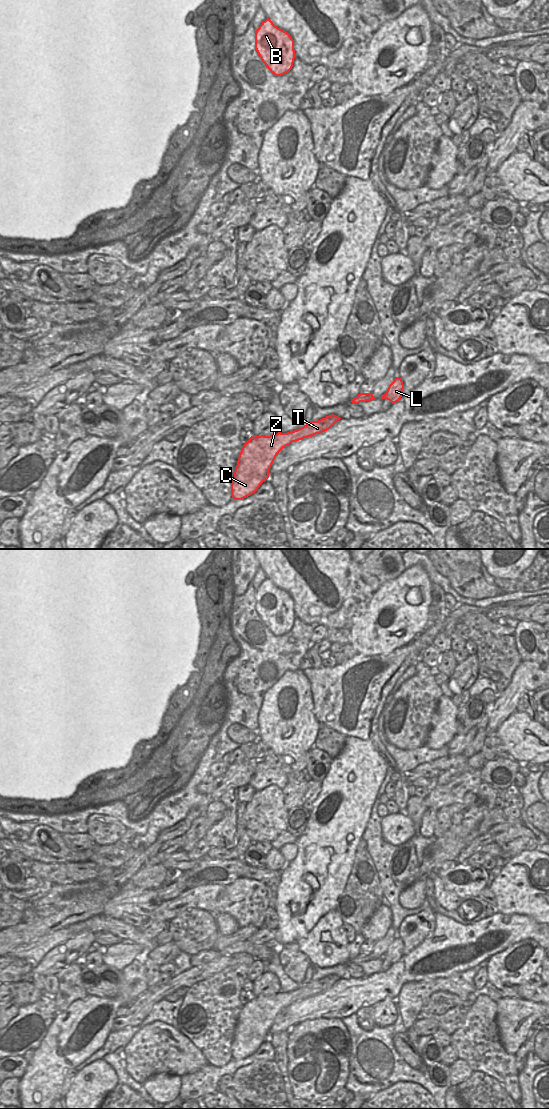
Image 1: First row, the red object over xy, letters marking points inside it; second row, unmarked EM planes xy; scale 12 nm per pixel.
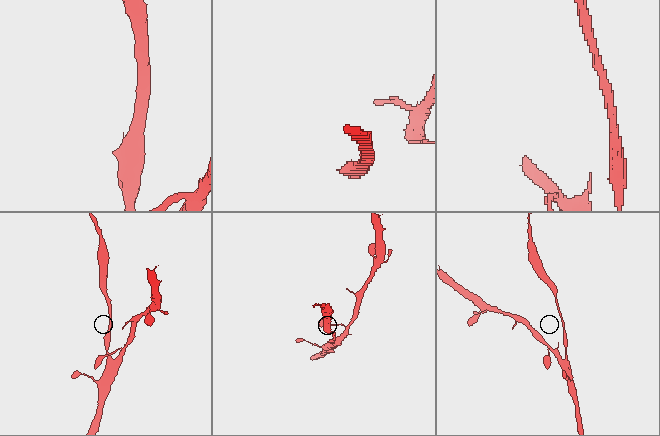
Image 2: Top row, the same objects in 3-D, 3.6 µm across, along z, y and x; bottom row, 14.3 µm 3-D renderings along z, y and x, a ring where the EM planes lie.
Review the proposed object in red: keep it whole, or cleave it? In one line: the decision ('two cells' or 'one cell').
one cell

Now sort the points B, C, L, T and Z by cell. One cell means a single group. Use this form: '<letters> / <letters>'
B C L T Z

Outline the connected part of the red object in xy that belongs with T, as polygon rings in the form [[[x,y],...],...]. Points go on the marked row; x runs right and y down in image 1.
[[[331,414],[318,421],[310,421],[292,432],[270,436],[251,436],[243,445],[231,483],[231,496],[242,500],[255,493],[269,478],[269,470],[277,454],[292,442],[329,430],[341,418]]]

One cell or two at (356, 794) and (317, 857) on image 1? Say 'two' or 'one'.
one

